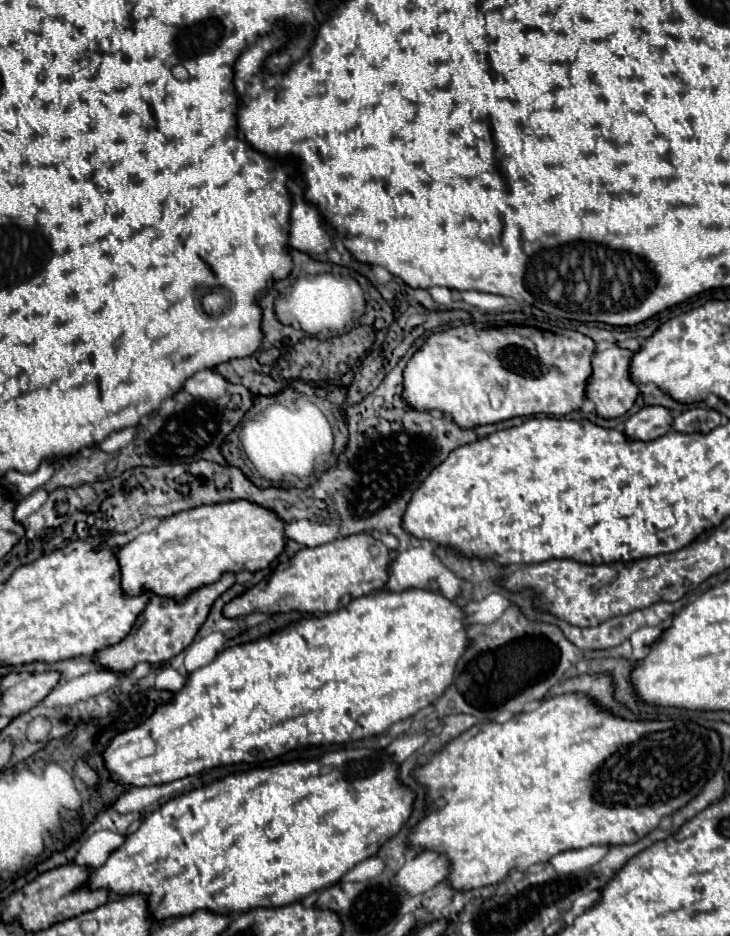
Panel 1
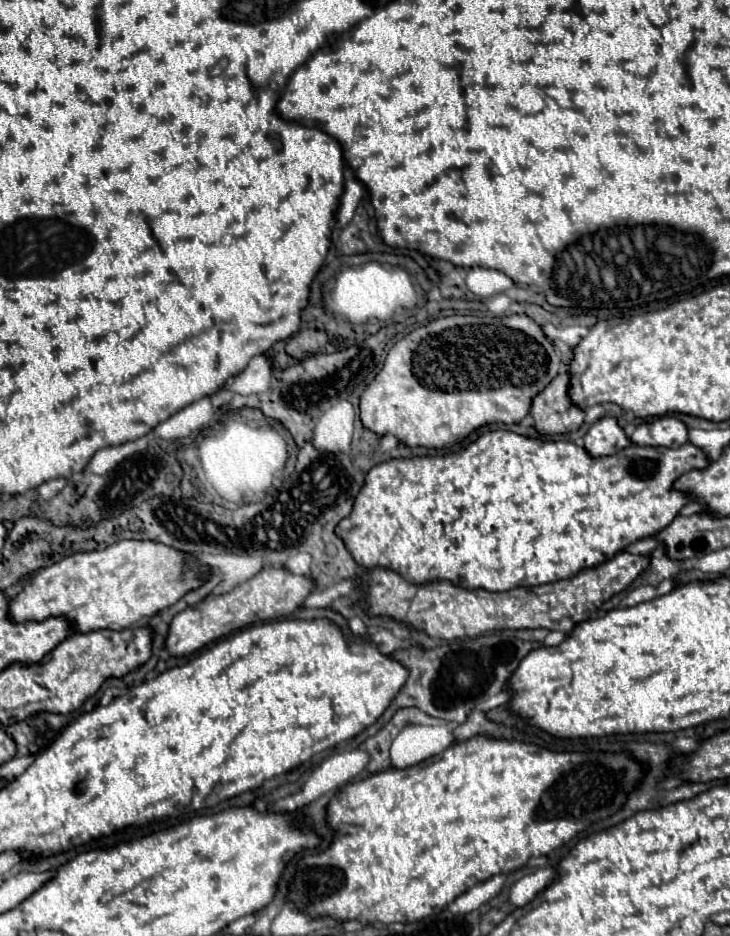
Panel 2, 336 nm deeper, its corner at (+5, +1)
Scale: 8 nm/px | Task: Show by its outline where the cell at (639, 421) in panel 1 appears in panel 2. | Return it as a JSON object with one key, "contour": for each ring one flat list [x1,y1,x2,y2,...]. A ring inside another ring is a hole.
{"contour":[[615,417,599,419,585,435,585,449,589,453,595,453,595,457,619,453,619,449,625,449,627,445,631,445,631,439]]}

